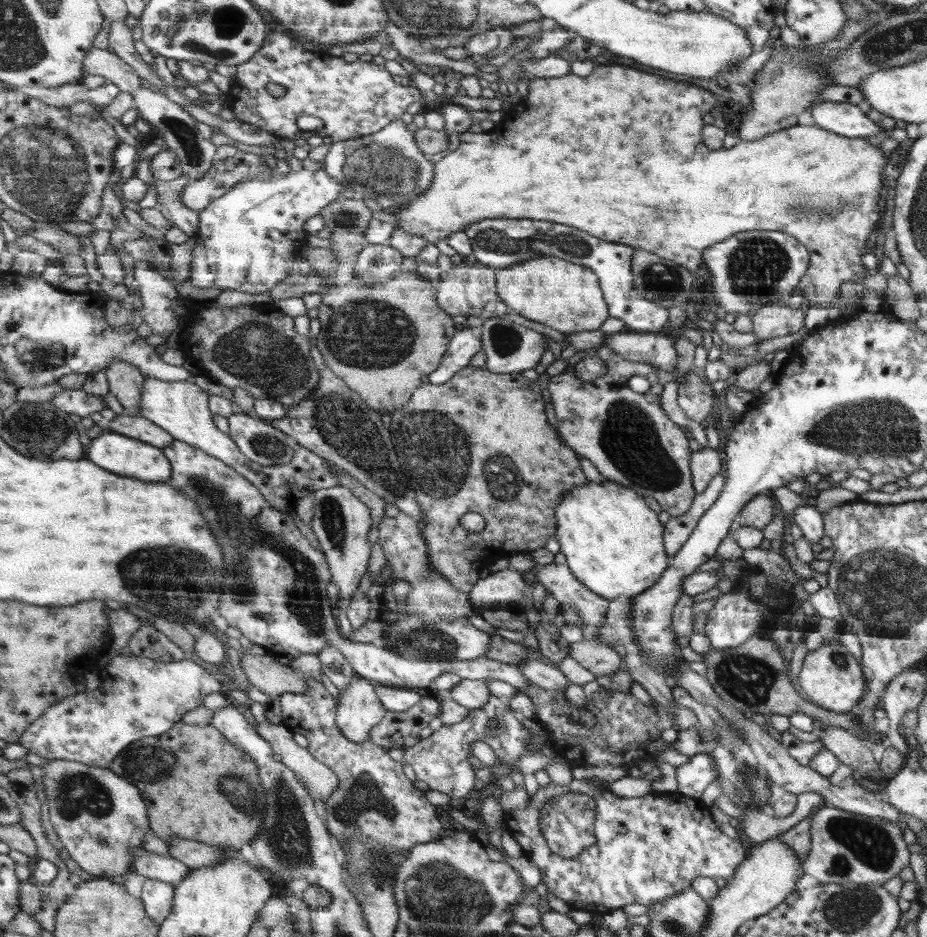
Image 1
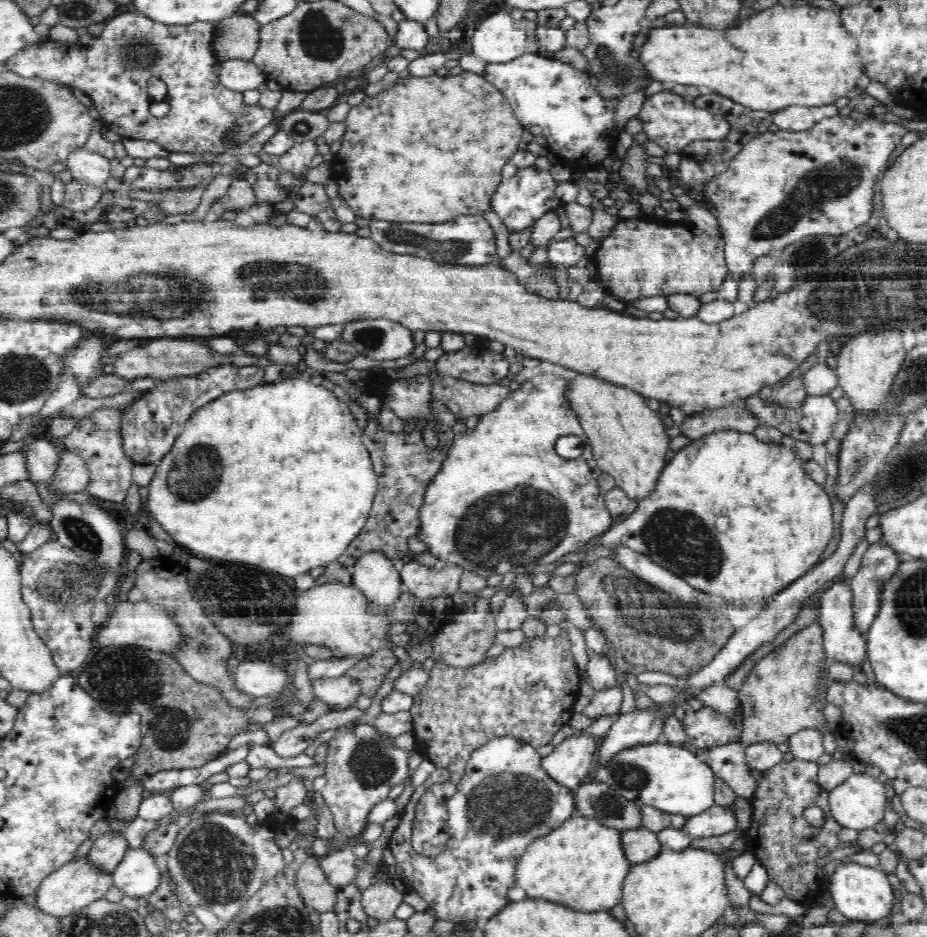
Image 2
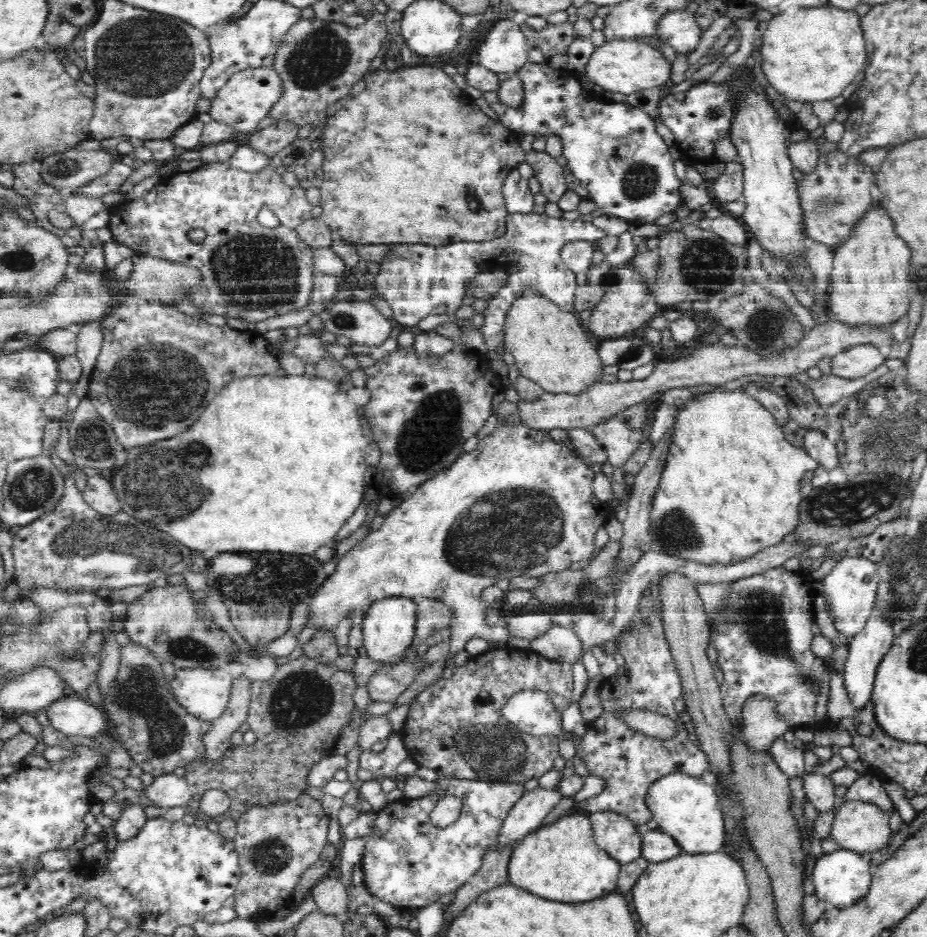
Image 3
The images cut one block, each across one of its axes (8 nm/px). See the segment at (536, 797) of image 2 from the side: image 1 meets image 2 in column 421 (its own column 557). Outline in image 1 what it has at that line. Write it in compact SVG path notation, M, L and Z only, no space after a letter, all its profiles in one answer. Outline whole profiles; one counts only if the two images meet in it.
M554 782L548 786L539 786L530 796L524 809L506 813L504 822L510 836L520 844L524 856L533 860L541 872L541 881L545 882L548 894L564 900L570 909L586 910L592 915L605 915L612 910L622 909L628 904L644 904L650 907L665 897L676 896L691 888L695 878L732 878L746 858L746 848L738 840L722 834L712 818L710 808L701 799L692 798L680 791L650 791L644 796L622 798L612 794L605 786L597 786L594 796L596 802L594 836L596 842L587 846L576 857L562 858L548 849L543 832L540 831L540 816L544 804L558 795Z

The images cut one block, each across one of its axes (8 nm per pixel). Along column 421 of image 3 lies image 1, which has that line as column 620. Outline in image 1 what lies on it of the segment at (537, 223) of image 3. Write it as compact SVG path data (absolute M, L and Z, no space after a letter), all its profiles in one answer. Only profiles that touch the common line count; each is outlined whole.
M483 218L478 223L465 226L463 233L469 239L472 251L472 259L475 262L490 266L499 271L502 268L544 256L554 256L564 259L567 262L575 263L579 266L590 268L599 278L600 286L604 291L604 298L608 303L608 310L612 318L620 318L625 324L625 328L638 333L658 333L664 328L664 324L669 317L668 308L650 301L640 294L635 288L634 275L631 271L631 262L634 260L635 248L626 246L623 243L610 243L574 228L574 226L562 226L556 222L546 222L544 220L531 219L505 219L505 218Z

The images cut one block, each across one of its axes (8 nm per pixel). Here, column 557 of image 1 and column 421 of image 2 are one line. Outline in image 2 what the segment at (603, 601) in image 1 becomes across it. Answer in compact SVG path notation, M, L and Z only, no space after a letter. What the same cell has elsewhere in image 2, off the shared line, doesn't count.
M417 561L404 564L400 570L401 584L425 602L429 598L456 597L464 569L458 565L428 568Z

